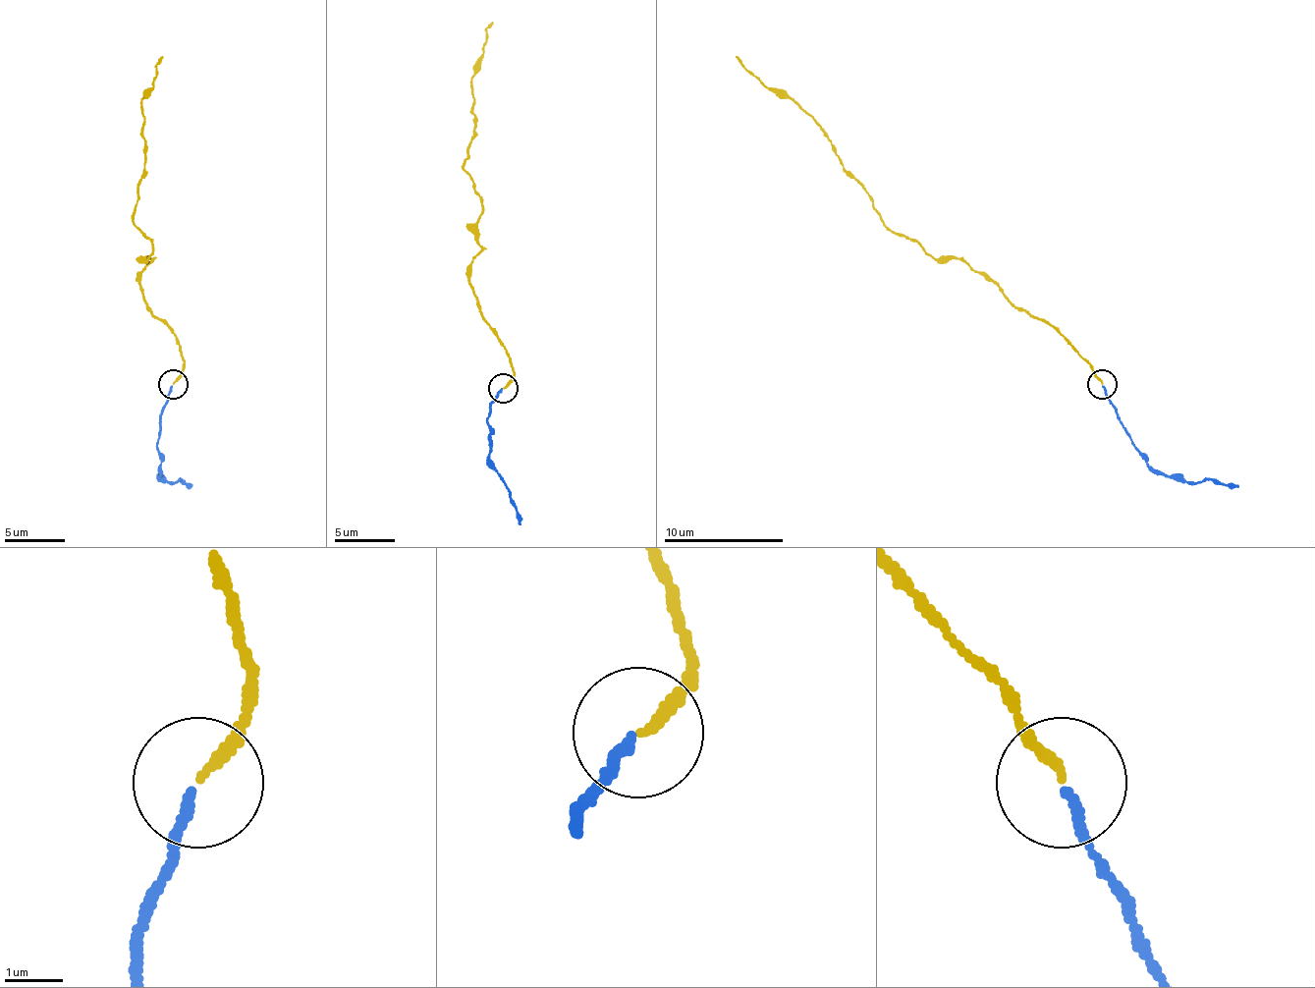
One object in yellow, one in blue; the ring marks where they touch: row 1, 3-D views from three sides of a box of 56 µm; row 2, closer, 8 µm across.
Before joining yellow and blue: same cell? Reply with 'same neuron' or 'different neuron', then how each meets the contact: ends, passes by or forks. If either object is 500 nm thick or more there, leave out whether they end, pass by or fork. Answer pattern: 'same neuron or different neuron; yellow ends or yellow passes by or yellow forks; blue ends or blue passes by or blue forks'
same neuron; yellow ends; blue ends

